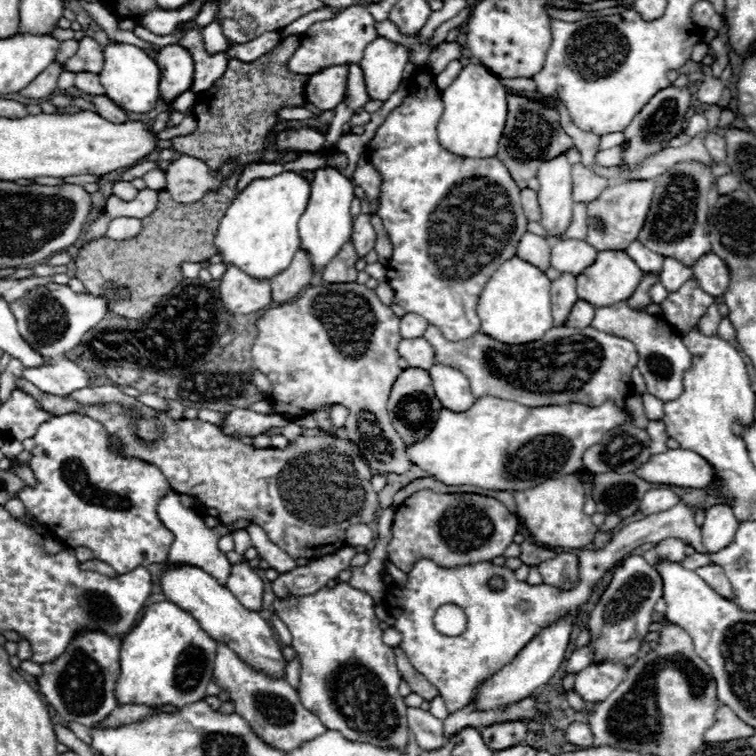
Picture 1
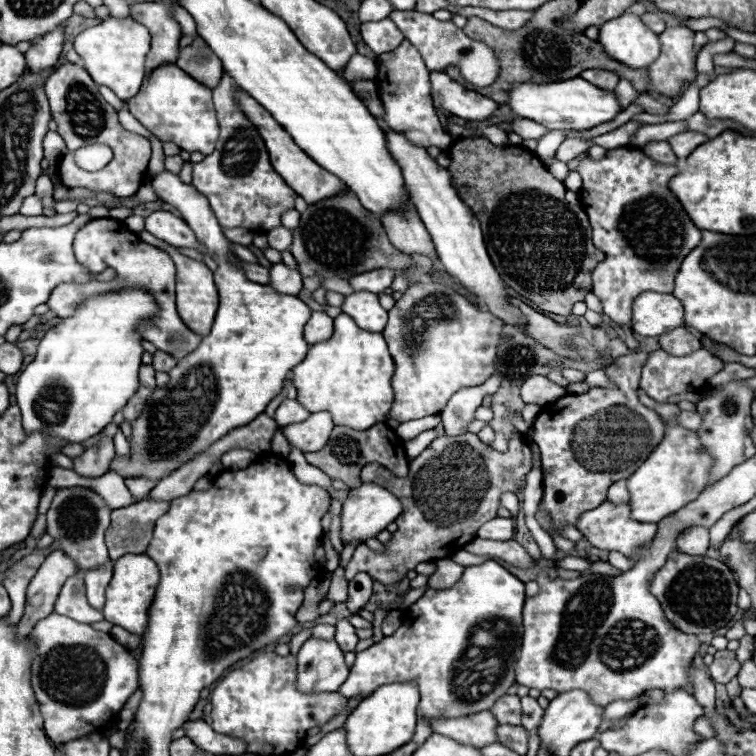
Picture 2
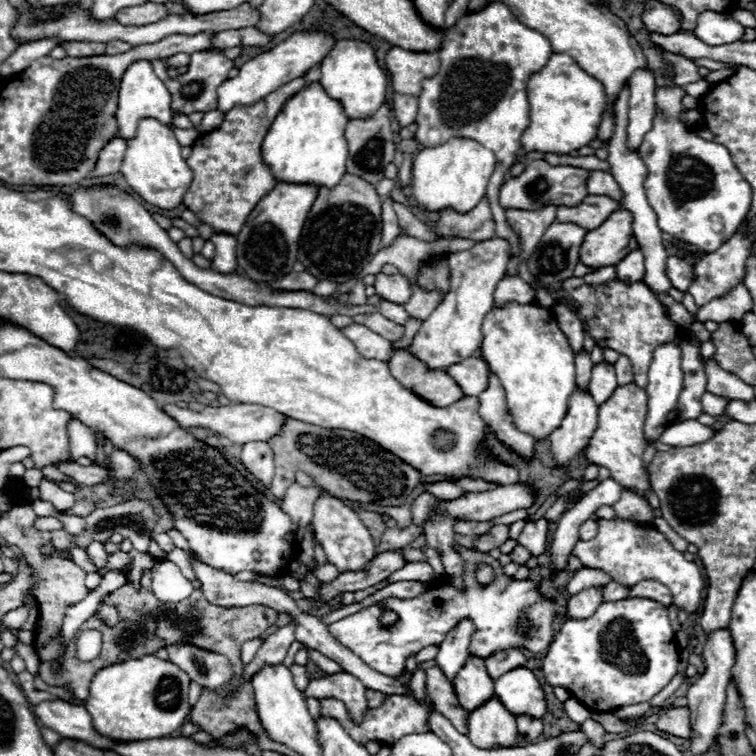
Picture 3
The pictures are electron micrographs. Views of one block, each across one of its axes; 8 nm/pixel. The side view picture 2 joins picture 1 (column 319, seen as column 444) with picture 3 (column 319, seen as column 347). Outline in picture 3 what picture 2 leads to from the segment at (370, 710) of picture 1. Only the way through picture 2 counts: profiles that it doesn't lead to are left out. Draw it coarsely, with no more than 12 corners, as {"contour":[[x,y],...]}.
{"contour":[[348,672],[310,680],[306,698],[334,696],[360,722],[366,686]]}

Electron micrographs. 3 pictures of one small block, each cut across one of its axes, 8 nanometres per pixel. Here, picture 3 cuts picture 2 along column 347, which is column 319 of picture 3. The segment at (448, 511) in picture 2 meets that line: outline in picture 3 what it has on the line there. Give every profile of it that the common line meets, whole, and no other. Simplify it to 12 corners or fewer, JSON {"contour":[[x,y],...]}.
{"contour":[[316,564],[316,576],[320,582],[330,584],[338,576],[332,564]]}

